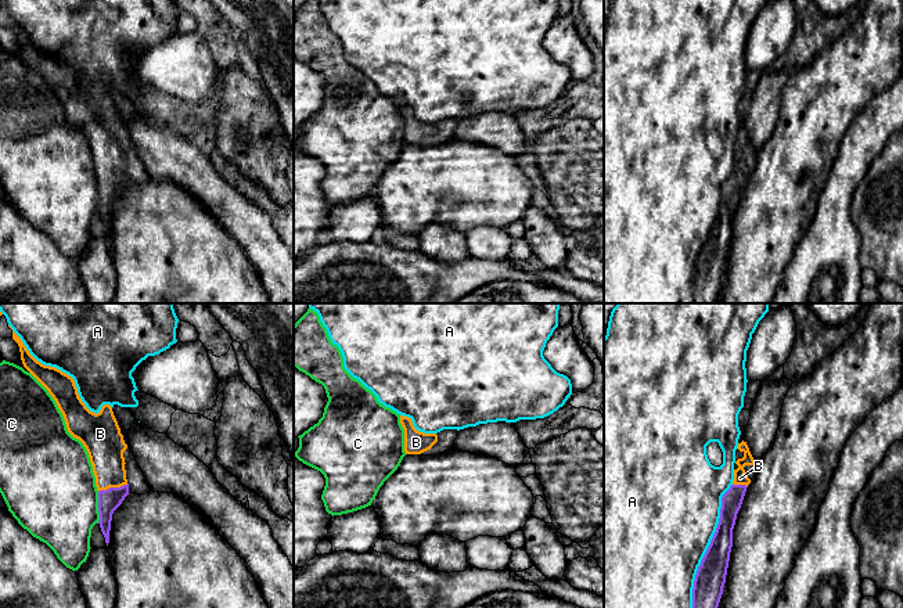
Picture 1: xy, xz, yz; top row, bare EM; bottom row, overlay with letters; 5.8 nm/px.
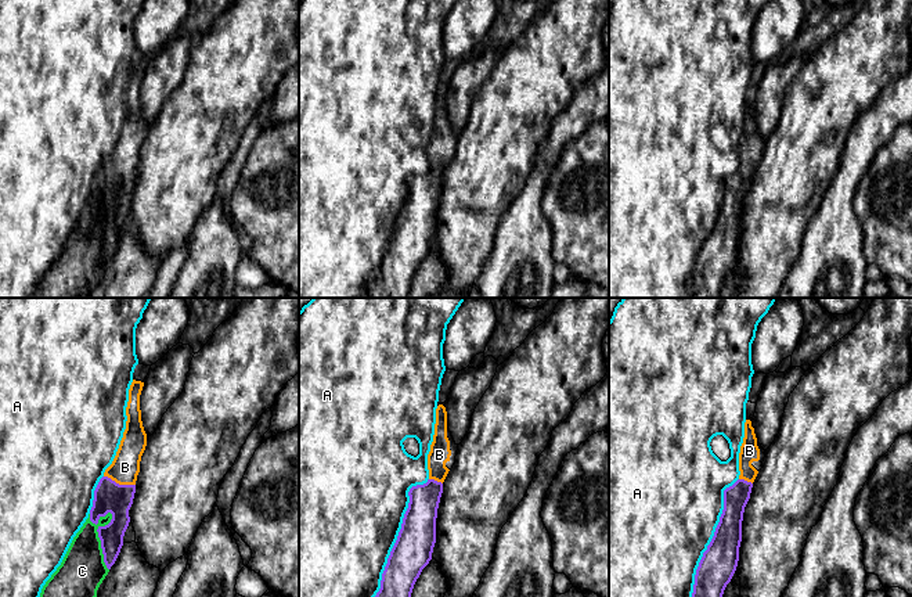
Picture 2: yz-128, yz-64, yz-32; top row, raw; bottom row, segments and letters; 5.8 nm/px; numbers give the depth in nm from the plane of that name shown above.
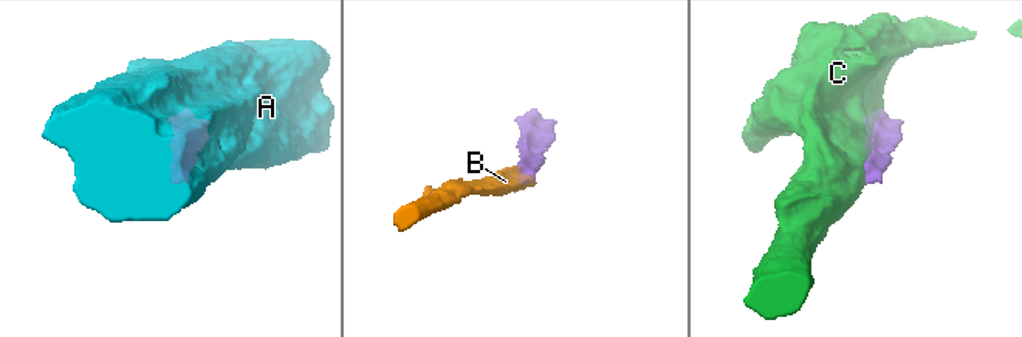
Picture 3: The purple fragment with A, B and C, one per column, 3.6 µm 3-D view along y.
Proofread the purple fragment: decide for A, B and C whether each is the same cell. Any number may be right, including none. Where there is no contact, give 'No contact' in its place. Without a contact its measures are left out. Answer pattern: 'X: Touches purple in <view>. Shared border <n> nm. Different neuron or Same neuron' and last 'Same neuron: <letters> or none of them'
A: Touches purple in yz. Shared border 800 nm. Different neuron
B: Touches purple in xy. Shared border 180 nm. Same neuron
C: Touches purple in xy. Shared border 180 nm. Different neuron
Same neuron: B

